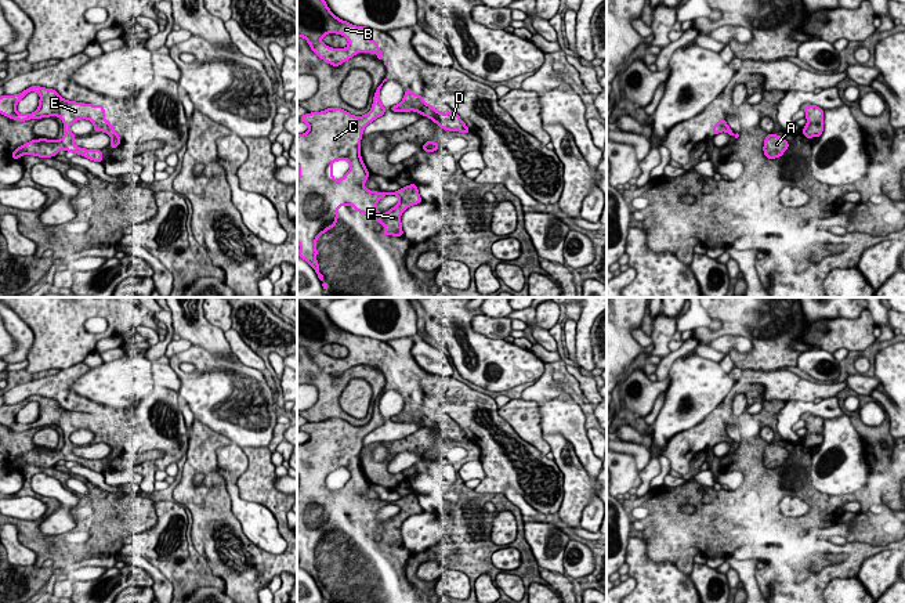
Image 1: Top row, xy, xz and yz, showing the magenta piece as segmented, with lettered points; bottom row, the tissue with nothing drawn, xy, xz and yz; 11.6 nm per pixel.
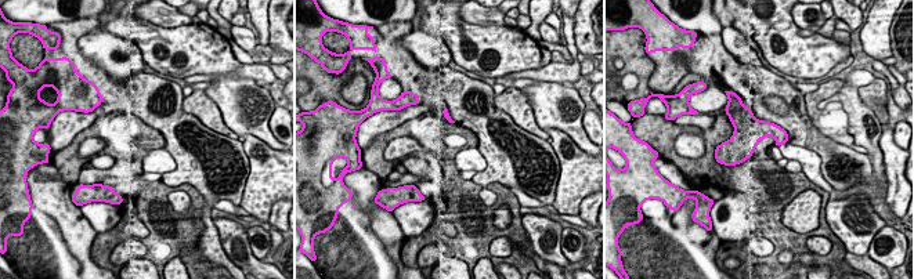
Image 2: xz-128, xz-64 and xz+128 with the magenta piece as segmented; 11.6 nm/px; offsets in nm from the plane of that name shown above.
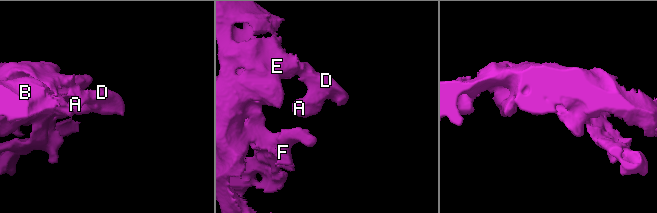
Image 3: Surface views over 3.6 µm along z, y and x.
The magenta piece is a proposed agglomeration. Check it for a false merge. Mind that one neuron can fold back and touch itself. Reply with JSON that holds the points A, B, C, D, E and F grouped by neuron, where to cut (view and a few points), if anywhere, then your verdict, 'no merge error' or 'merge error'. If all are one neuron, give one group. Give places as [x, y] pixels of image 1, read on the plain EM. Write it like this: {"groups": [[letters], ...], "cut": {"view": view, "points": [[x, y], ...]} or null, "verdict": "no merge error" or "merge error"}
{"groups": [["A", "B", "C", "D", "E", "F"]], "cut": null, "verdict": "no merge error"}

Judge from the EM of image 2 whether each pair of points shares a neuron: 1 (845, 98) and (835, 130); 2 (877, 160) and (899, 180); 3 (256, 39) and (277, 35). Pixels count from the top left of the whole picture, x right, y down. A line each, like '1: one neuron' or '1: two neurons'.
1: two neurons
2: two neurons
3: two neurons

